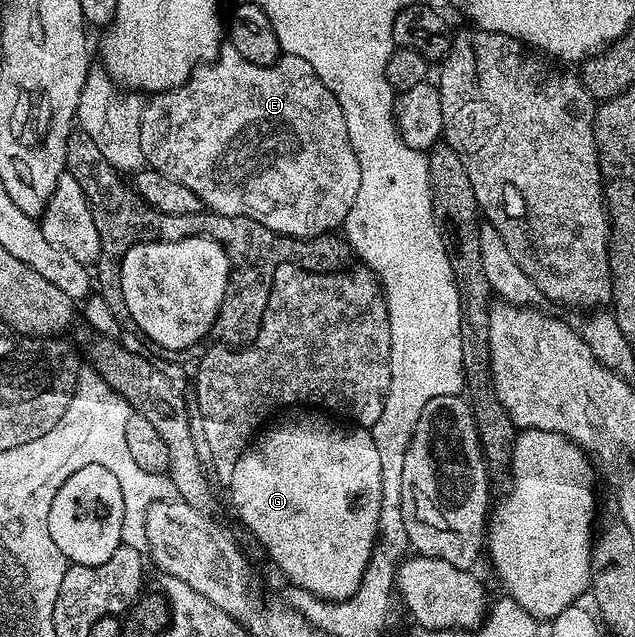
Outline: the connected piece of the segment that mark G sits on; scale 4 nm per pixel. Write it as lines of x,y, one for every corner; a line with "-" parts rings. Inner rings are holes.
302,408
287,414
290,415
275,426
267,425
240,456
228,485
230,502
239,520
266,549
267,556
278,565
289,585
299,586
330,602
342,602
360,588
378,538
382,469
376,440
369,429
343,424
326,412

